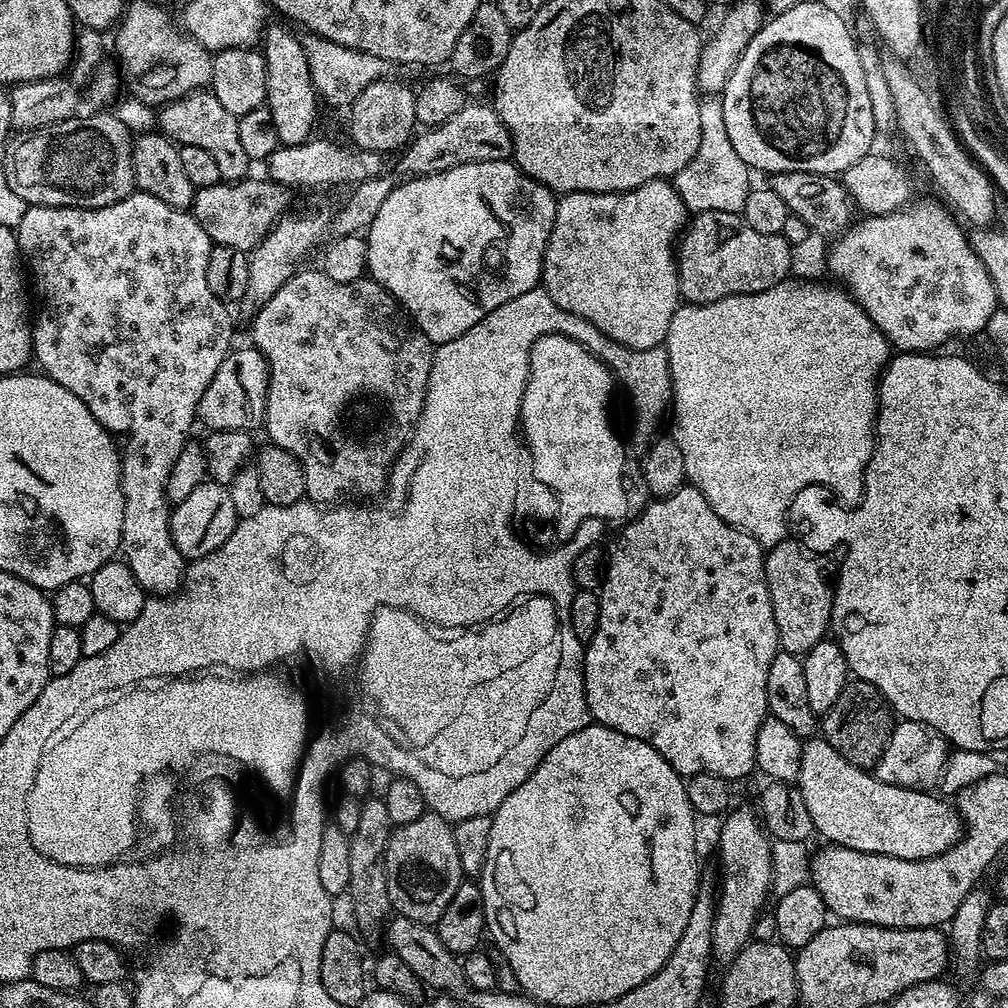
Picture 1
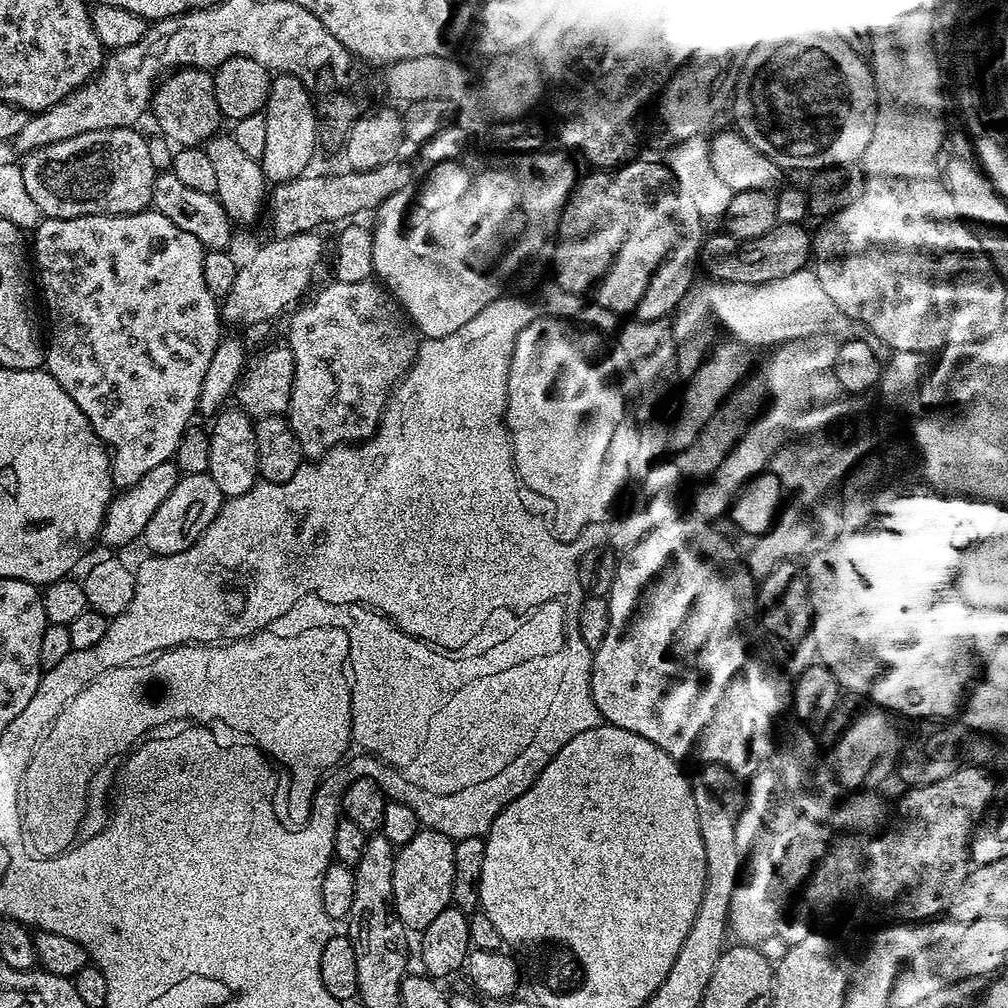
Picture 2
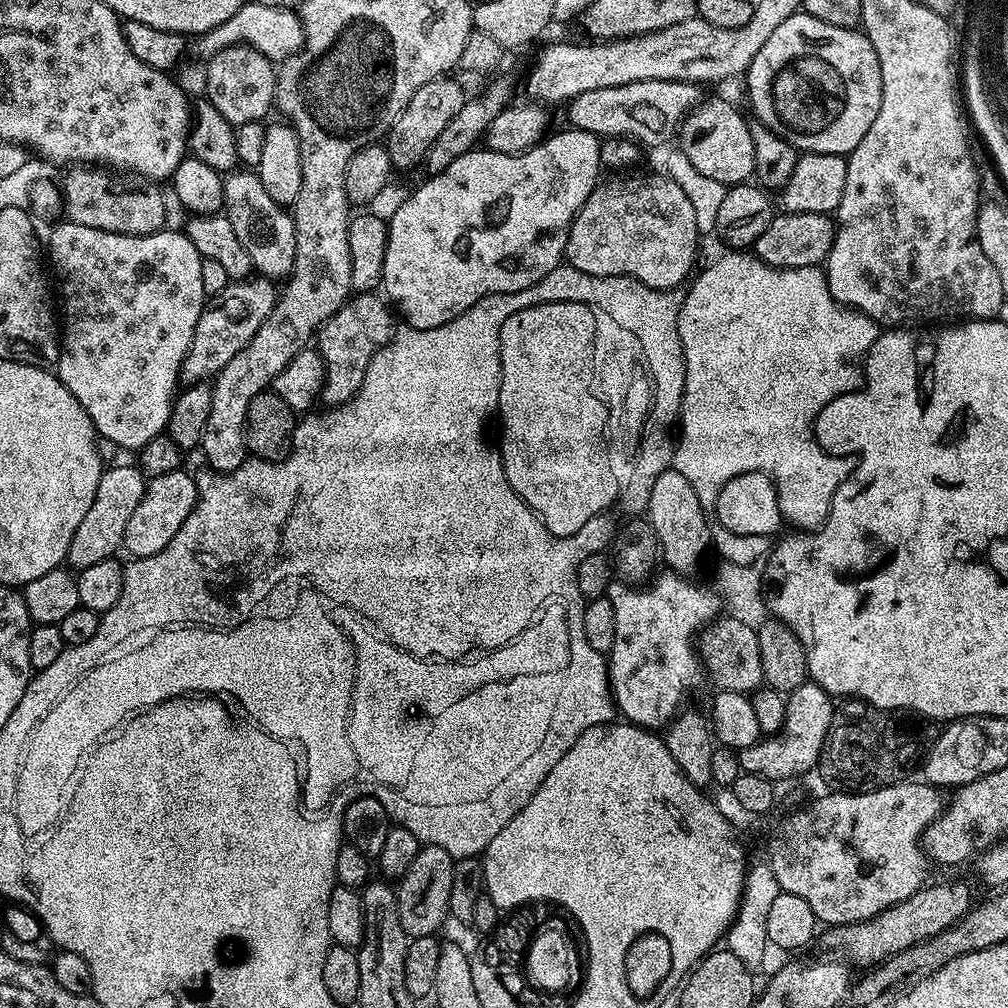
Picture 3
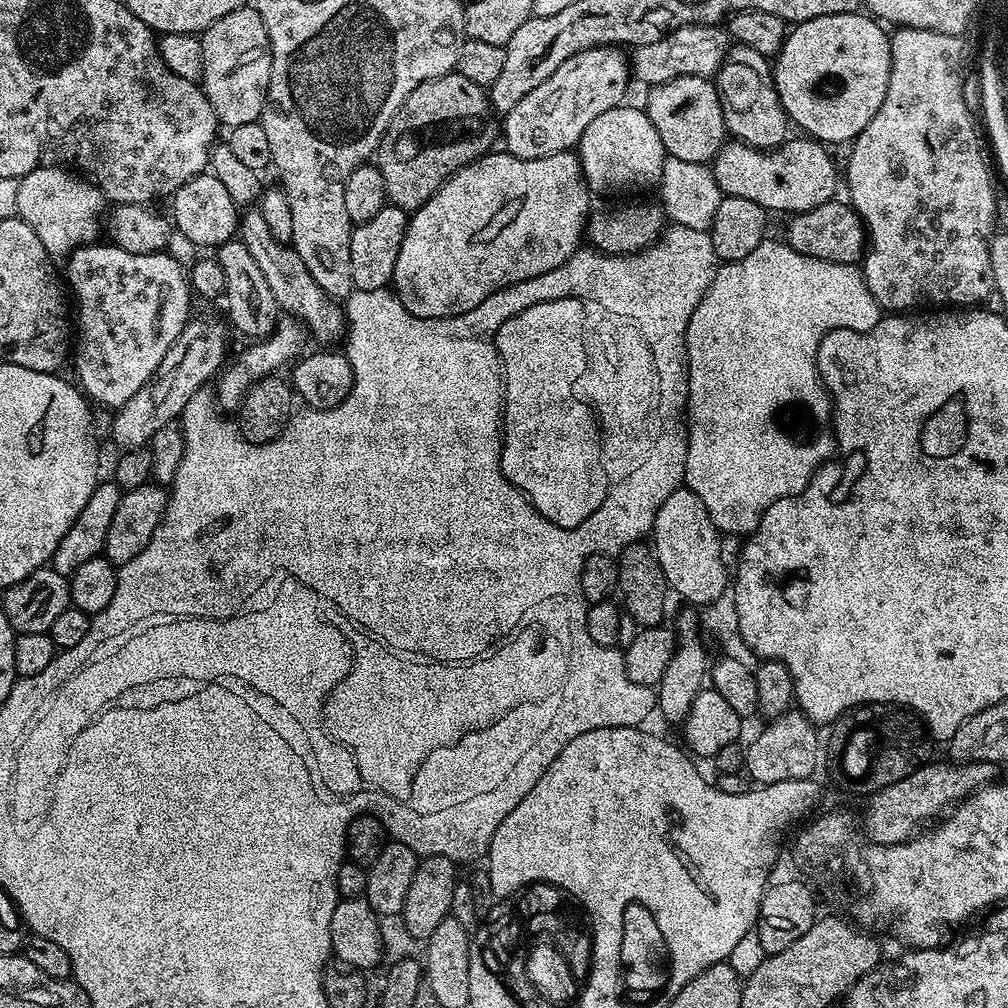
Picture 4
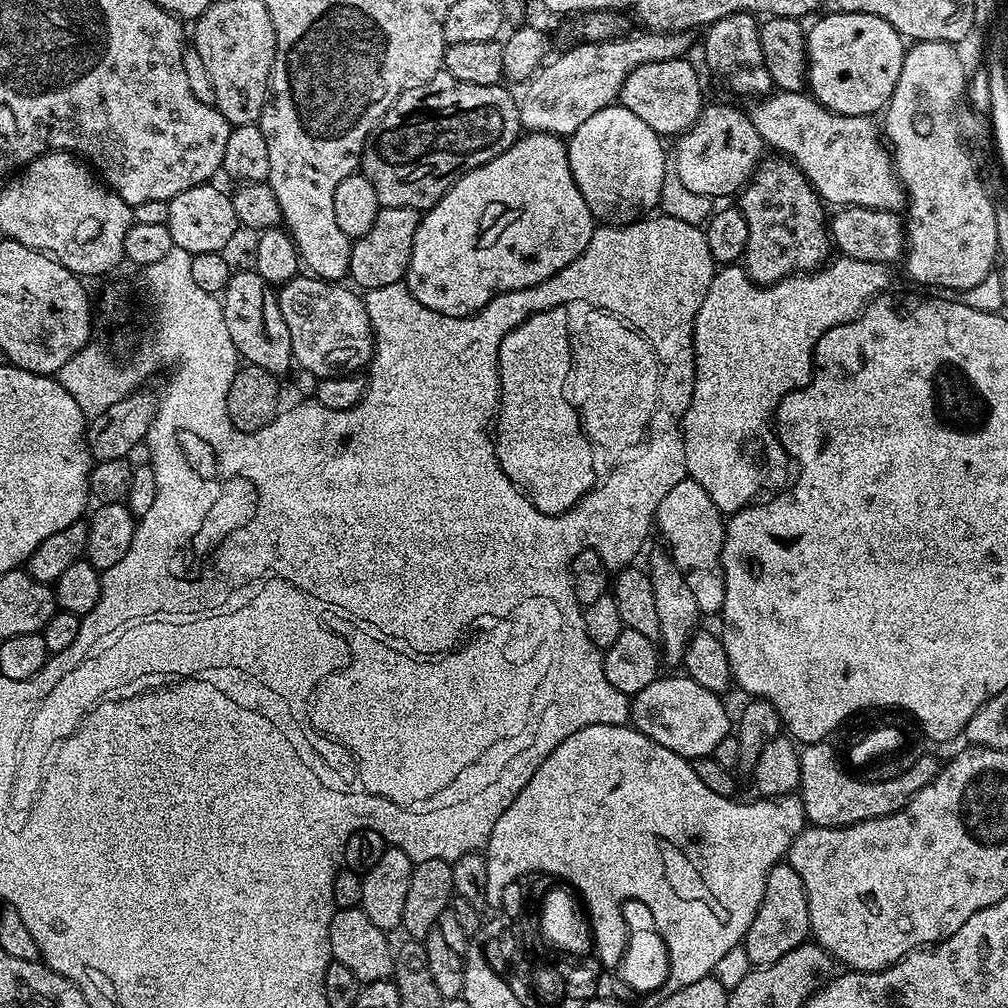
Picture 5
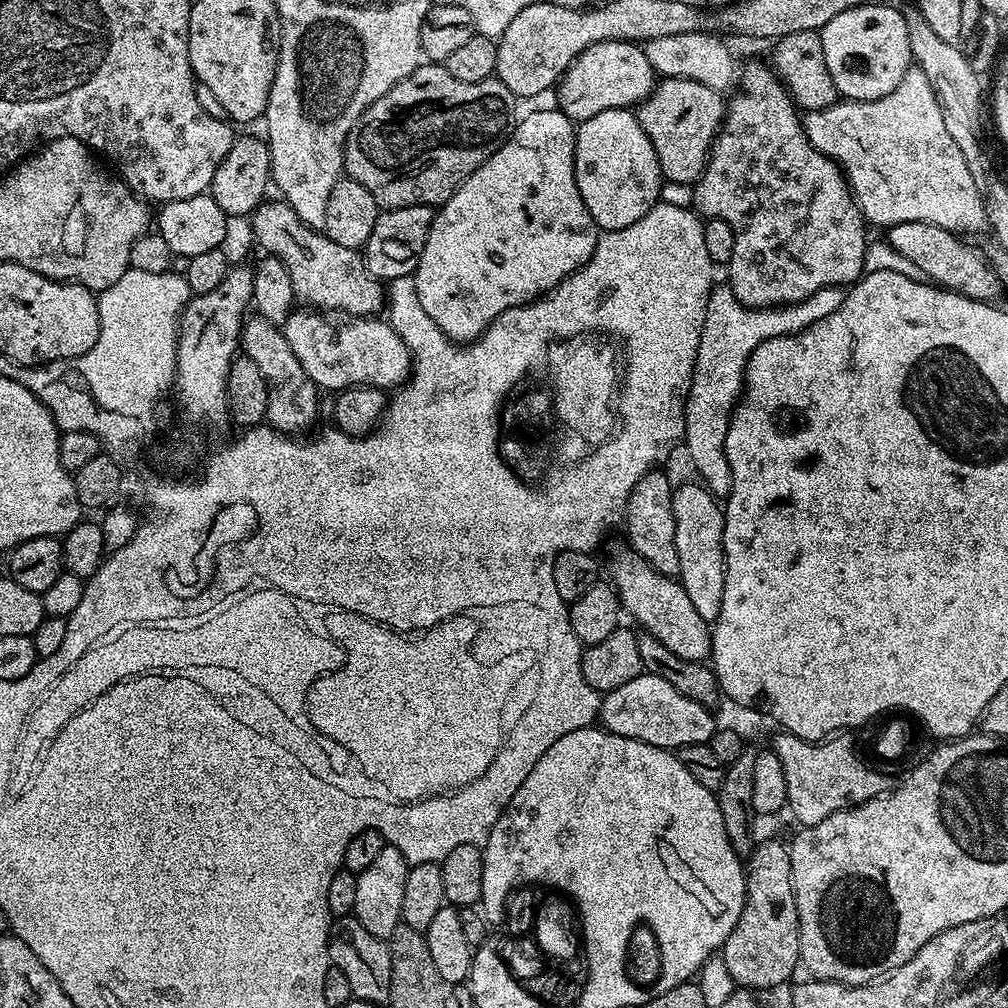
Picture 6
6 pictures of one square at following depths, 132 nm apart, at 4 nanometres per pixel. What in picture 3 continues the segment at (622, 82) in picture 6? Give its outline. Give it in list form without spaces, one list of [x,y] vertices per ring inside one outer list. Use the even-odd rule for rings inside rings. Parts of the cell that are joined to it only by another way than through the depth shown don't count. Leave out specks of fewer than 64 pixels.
[[[705,99],[703,102],[696,105],[693,108],[692,113],[685,116],[683,124],[678,130],[678,141],[680,140],[679,147],[686,154],[686,158],[690,158],[690,163],[696,167],[699,172],[706,174],[706,178],[714,178],[714,182],[722,182],[726,186],[731,186],[733,184],[742,184],[753,179],[756,167],[754,166],[754,142],[752,141],[752,130],[749,121],[744,121],[744,116],[735,108],[732,104],[727,104],[724,100],[708,100]]]

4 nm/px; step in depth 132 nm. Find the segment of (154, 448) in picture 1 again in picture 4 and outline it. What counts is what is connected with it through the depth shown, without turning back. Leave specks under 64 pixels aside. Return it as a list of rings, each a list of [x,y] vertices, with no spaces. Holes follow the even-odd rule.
[[[111,242],[81,244],[79,248],[72,249],[67,260],[68,280],[66,276],[66,284],[70,292],[70,287],[72,287],[72,292],[76,295],[76,304],[74,300],[74,360],[76,356],[76,377],[74,377],[74,380],[80,391],[84,393],[85,397],[93,405],[101,404],[104,408],[115,410],[122,407],[126,402],[130,402],[130,398],[134,398],[134,394],[138,394],[138,390],[142,390],[142,386],[146,386],[146,382],[156,375],[162,358],[166,358],[166,350],[170,350],[170,346],[174,346],[178,334],[182,334],[185,324],[188,323],[190,319],[188,307],[191,306],[191,299],[193,300],[194,298],[188,283],[188,273],[185,265],[178,263],[173,256],[168,255],[167,251],[154,252],[152,254],[130,254],[130,250],[122,250]]]

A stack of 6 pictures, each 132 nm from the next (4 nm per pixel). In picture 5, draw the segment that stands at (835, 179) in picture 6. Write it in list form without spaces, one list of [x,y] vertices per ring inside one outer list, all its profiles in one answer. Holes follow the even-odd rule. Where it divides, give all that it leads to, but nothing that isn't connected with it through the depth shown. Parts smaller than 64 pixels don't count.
[[[765,159],[738,196],[739,210],[746,218],[746,226],[750,230],[750,238],[746,242],[742,264],[748,277],[755,284],[776,284],[779,280],[785,280],[787,276],[813,271],[829,259],[830,228],[826,223],[826,212],[824,216],[824,211],[826,211],[824,201],[820,199],[820,195],[816,193],[804,173],[791,160],[775,159]]]

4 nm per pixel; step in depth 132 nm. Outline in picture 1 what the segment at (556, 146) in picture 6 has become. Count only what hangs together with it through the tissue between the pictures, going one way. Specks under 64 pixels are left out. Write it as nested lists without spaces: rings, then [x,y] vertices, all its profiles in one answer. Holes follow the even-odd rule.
[[[511,159],[487,160],[454,166],[445,172],[432,172],[428,176],[408,178],[405,184],[397,183],[392,192],[382,202],[382,210],[374,218],[374,222],[366,229],[368,241],[367,275],[376,280],[387,292],[396,299],[396,303],[410,317],[413,324],[419,328],[433,345],[439,346],[466,334],[474,322],[482,322],[490,310],[498,310],[502,302],[510,302],[510,298],[518,298],[518,294],[526,294],[526,290],[537,287],[541,283],[544,271],[544,251],[550,238],[552,223],[556,217],[557,197],[546,186],[524,175]]]

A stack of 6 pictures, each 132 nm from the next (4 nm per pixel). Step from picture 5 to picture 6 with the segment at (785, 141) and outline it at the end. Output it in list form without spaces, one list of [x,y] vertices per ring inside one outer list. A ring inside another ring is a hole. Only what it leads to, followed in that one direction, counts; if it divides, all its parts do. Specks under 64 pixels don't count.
[[[691,32],[690,34],[670,34],[670,38],[654,38],[644,41],[642,47],[646,58],[650,58],[652,69],[657,77],[677,76],[694,82],[702,82],[702,86],[710,86],[710,90],[724,94],[727,88],[735,89],[738,84],[738,64],[732,52],[723,44],[721,37],[714,32]],[[909,68],[902,82],[898,82],[898,86],[882,98],[862,101],[845,99],[826,110],[807,113],[802,123],[808,141],[823,156],[829,156],[839,164],[852,192],[852,199],[869,225],[881,224],[881,229],[887,230],[898,222],[930,222],[957,234],[985,231],[988,219],[984,200],[980,197],[978,186],[974,186],[974,177],[966,167],[962,150],[958,150],[954,138],[950,138],[946,131],[938,98],[920,68]]]

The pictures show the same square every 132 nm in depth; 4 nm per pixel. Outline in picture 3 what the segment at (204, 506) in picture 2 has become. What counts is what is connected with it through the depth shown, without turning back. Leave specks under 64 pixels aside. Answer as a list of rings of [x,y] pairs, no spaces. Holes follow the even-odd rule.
[[[187,470],[151,477],[144,489],[142,502],[138,504],[126,526],[123,551],[129,552],[127,555],[132,558],[153,556],[161,552],[170,542],[170,538],[174,538],[174,534],[182,530],[182,522],[190,518],[199,496],[196,476]]]

